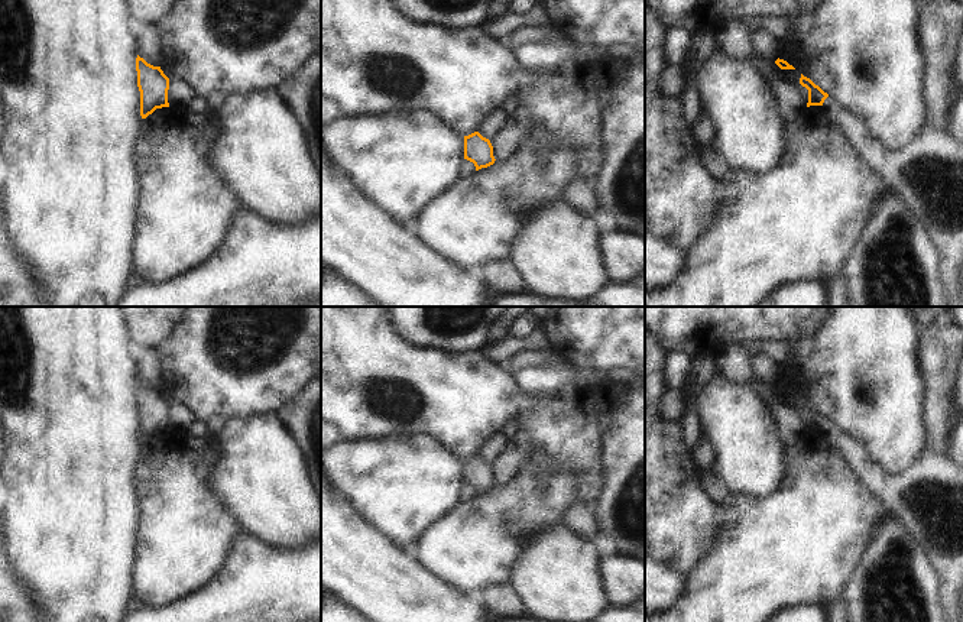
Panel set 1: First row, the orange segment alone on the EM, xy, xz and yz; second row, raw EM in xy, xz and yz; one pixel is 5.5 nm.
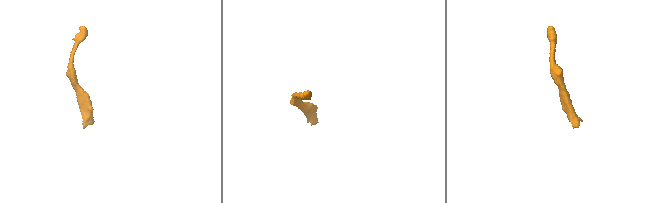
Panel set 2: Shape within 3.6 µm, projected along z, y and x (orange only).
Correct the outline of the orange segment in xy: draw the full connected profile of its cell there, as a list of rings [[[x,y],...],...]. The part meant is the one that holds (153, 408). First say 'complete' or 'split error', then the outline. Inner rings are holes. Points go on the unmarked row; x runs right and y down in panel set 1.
complete | [[[137,379],[136,382],[137,411],[140,415],[140,440],[146,443],[156,433],[169,431],[168,414],[169,402],[160,391],[147,388]]]

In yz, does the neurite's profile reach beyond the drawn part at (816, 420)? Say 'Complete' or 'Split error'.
Split error.

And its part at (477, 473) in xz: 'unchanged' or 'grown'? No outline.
unchanged

